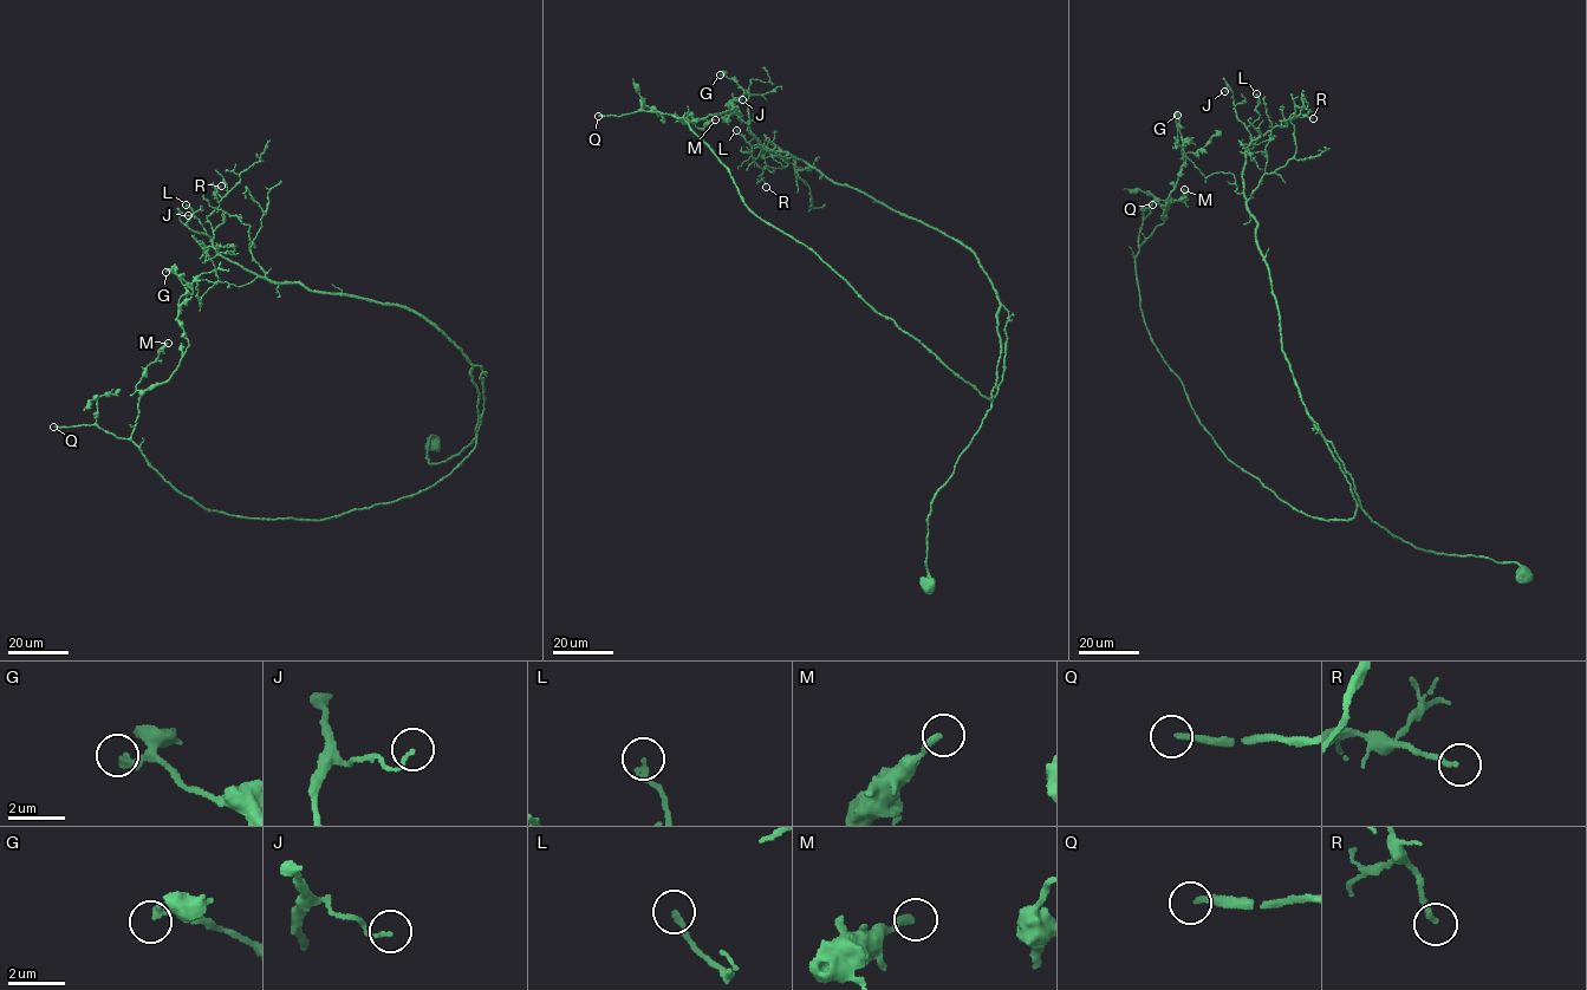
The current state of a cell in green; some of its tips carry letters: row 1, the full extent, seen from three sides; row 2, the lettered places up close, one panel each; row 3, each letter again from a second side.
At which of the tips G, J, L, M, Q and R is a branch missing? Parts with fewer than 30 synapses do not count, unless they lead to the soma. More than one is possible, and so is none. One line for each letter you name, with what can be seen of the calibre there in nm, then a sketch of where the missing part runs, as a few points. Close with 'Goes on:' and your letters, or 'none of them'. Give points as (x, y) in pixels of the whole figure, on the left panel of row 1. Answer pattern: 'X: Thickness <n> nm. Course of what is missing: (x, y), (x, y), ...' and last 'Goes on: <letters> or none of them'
Q: Thickness 200 nm
Goes on: Q

